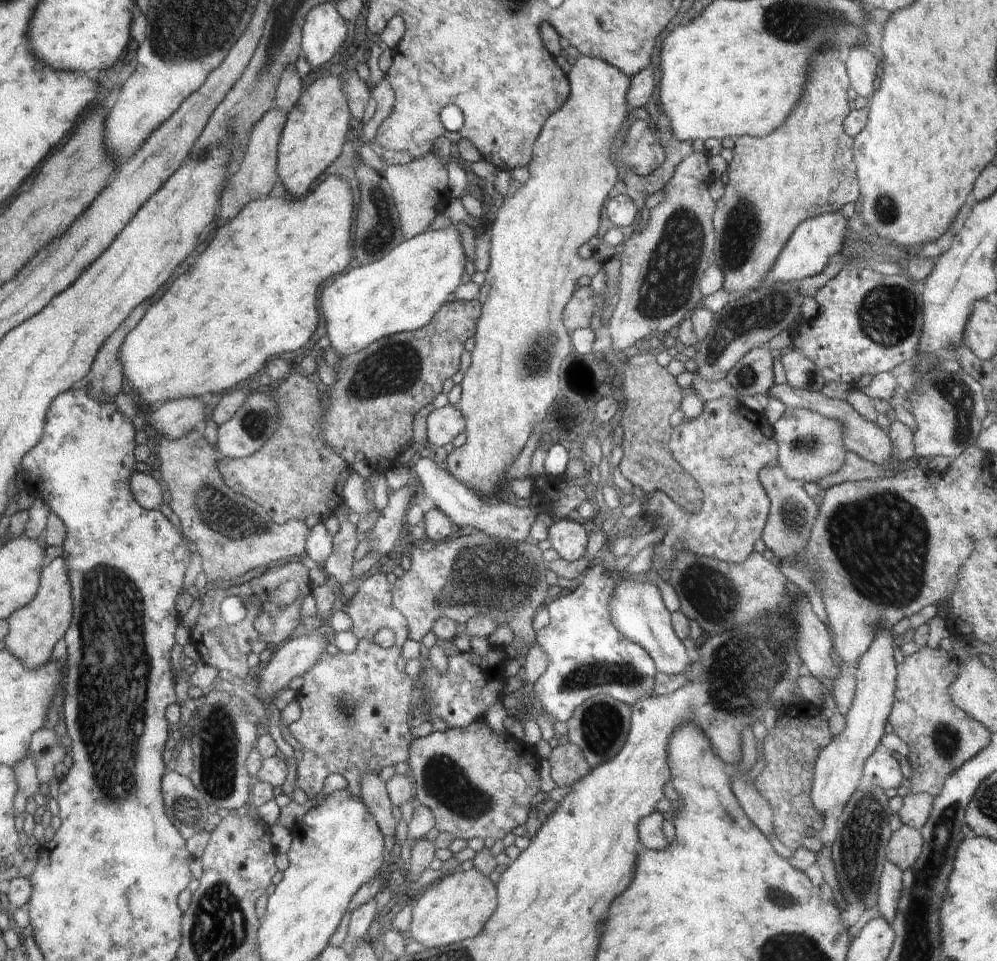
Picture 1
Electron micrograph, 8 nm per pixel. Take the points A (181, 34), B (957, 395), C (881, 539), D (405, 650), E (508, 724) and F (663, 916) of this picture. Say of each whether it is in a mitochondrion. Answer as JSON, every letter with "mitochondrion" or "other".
{"A":"mitochondrion","B":"mitochondrion","C":"mitochondrion","D":"other","E":"other","F":"other"}

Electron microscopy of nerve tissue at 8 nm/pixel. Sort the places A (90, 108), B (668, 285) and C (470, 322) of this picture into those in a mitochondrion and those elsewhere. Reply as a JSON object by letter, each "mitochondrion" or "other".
{"A":"other","B":"mitochondrion","C":"other"}

